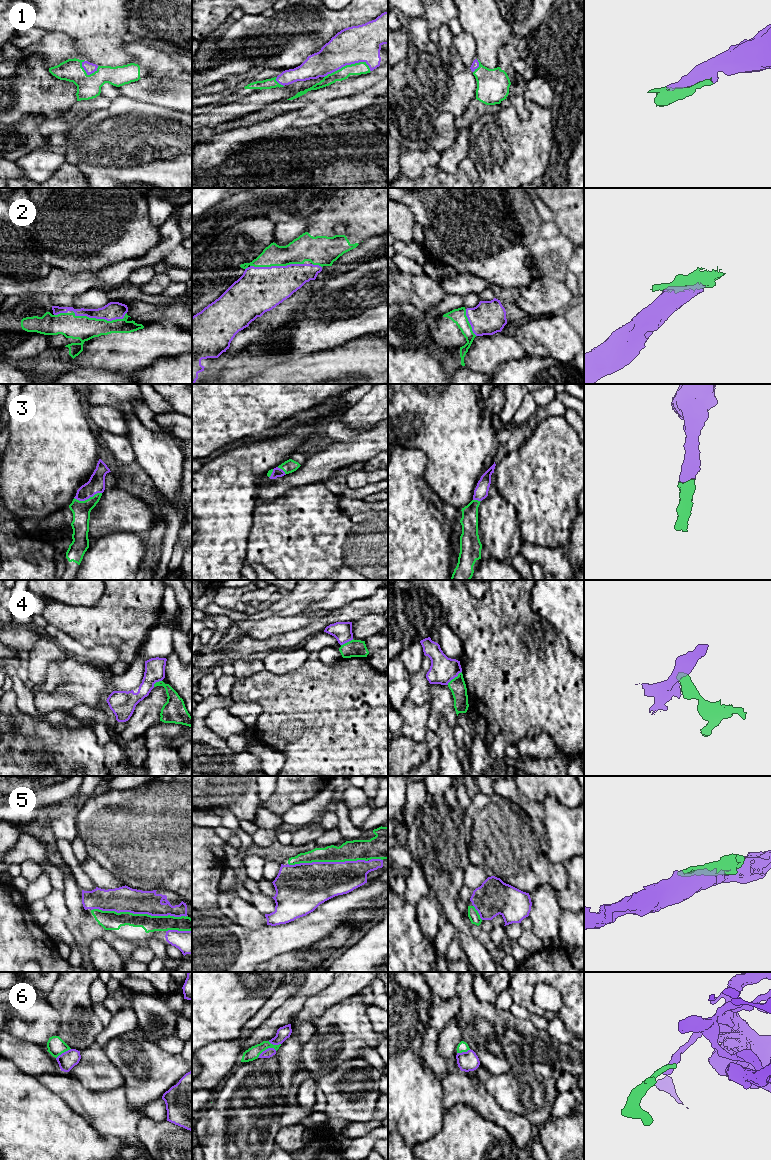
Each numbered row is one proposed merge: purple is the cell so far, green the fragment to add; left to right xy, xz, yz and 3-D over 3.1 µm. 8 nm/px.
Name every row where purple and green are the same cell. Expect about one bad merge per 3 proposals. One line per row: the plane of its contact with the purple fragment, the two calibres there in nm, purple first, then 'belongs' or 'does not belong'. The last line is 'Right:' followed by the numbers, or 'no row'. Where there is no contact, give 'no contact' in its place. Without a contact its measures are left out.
1: contact in xz; calibres 300 and 100 nm; belongs
2: contact in xy; calibres 140 and 190 nm; belongs
3: contact in xy; calibres 140 and 150 nm; belongs
4: contact in yz; calibres 200 and 130 nm; does not belong
5: contact in xy; calibres 200 and 160 nm; belongs
6: contact in xz; calibres 70 and 100 nm; does not belong
Right: 1, 2, 3, 5

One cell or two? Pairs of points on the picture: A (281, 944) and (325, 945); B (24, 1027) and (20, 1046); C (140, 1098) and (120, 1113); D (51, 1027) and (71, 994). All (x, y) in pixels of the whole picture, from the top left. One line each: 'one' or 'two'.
A: two
B: two
C: two
D: two

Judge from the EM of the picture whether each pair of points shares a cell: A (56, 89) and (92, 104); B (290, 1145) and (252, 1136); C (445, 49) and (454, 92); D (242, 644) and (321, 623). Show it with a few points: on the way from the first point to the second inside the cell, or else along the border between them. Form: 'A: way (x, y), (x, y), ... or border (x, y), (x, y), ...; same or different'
A: border (76, 100), (68, 110), (59, 116); different
B: border (281, 1127), (274, 1141); different
C: border (452, 47), (447, 62); different
D: way (262, 644), (294, 639), (301, 635); same

